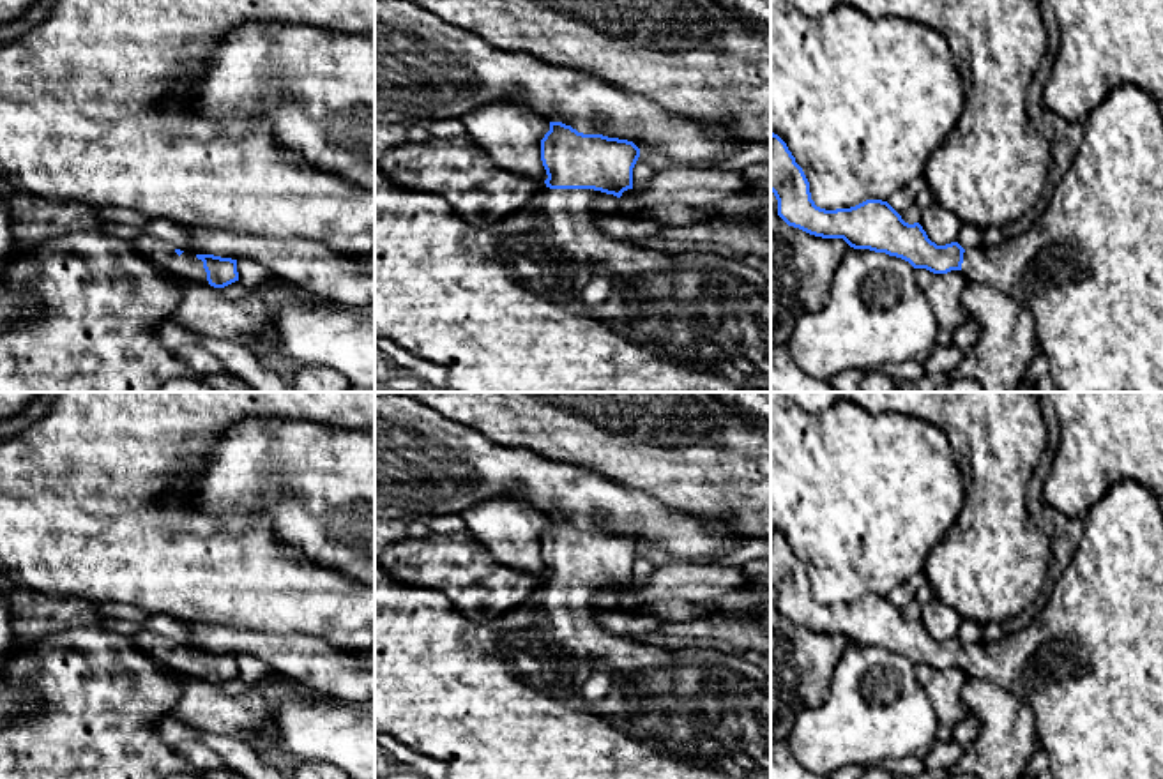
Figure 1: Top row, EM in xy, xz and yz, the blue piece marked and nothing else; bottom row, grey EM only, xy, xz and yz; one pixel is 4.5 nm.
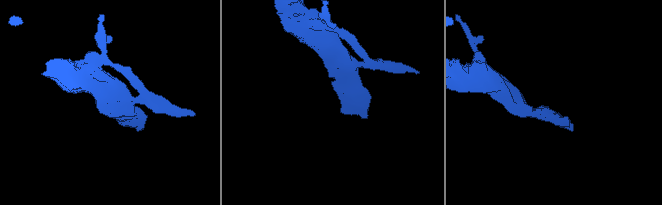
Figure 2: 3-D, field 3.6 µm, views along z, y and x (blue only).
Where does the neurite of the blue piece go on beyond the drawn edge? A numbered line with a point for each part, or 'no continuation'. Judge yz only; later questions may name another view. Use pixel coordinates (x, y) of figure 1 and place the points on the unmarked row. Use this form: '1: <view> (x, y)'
1: yz (1089, 665)

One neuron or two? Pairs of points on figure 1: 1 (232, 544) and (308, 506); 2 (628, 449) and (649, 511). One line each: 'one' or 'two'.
1: two
2: two

